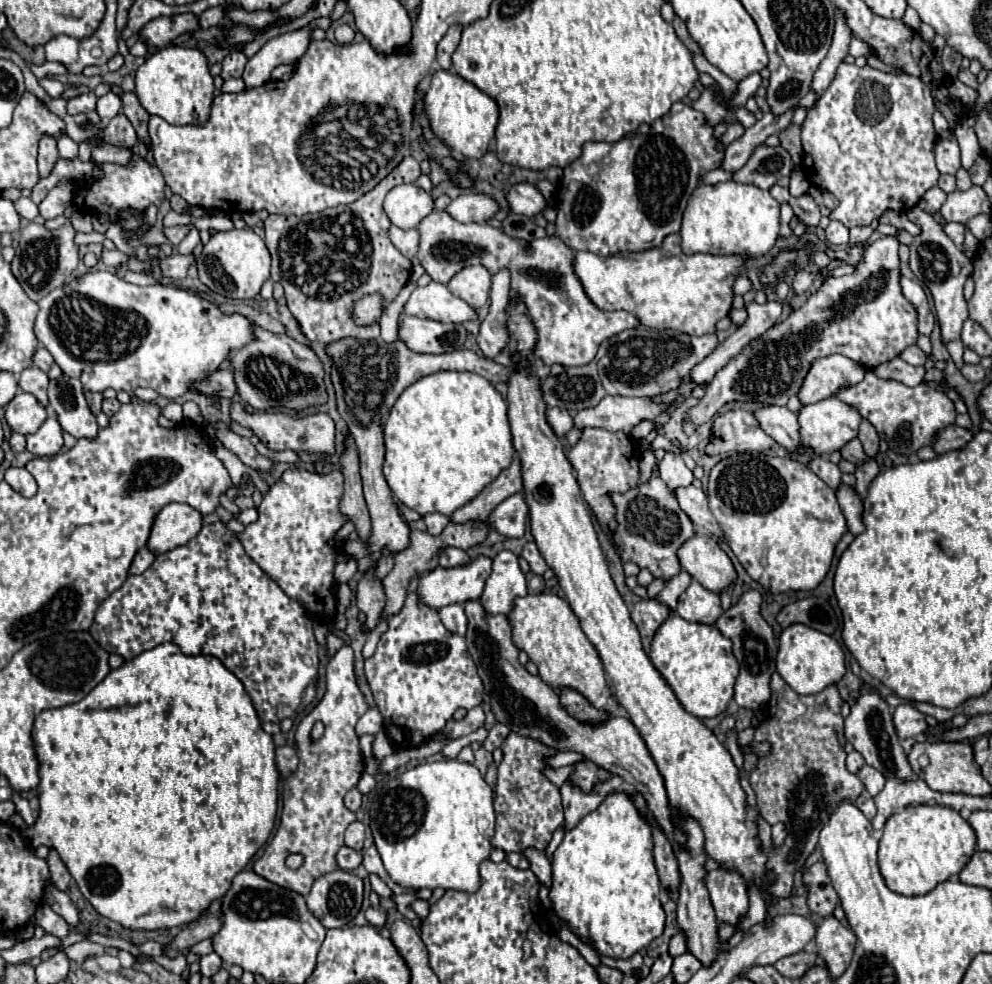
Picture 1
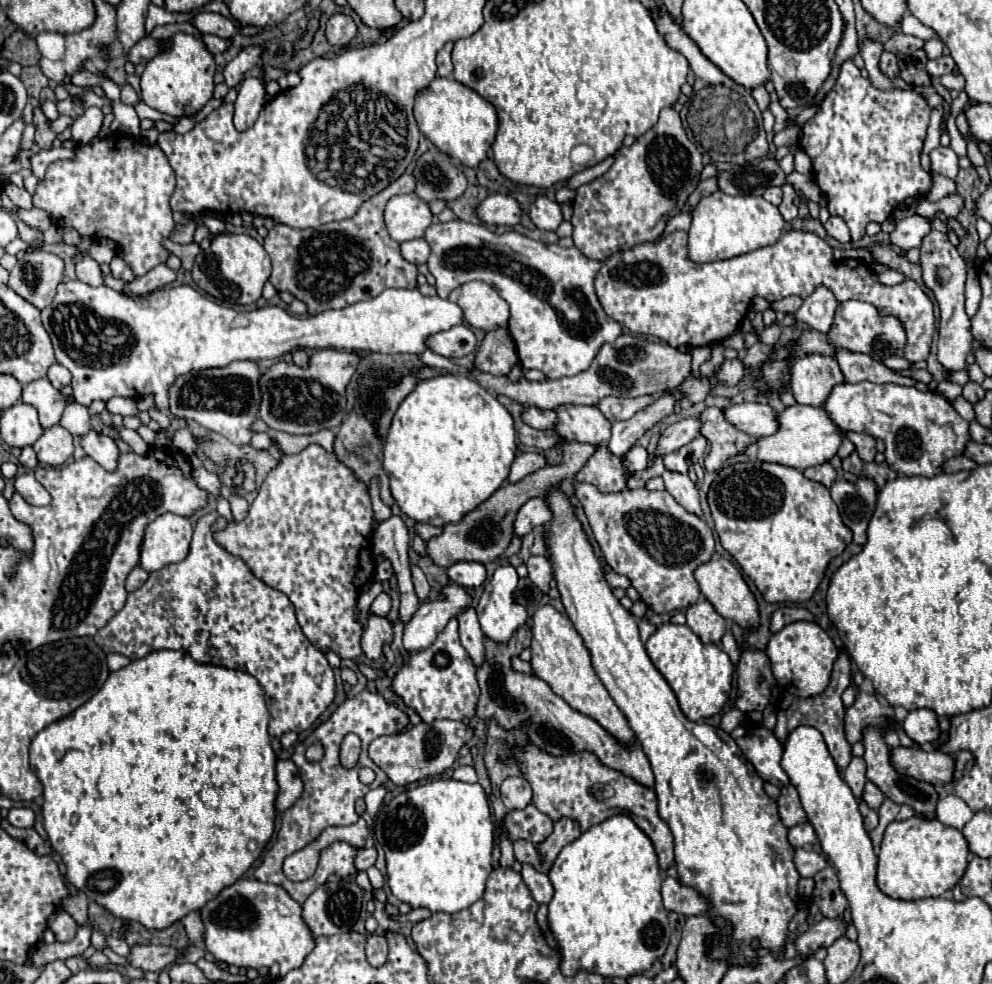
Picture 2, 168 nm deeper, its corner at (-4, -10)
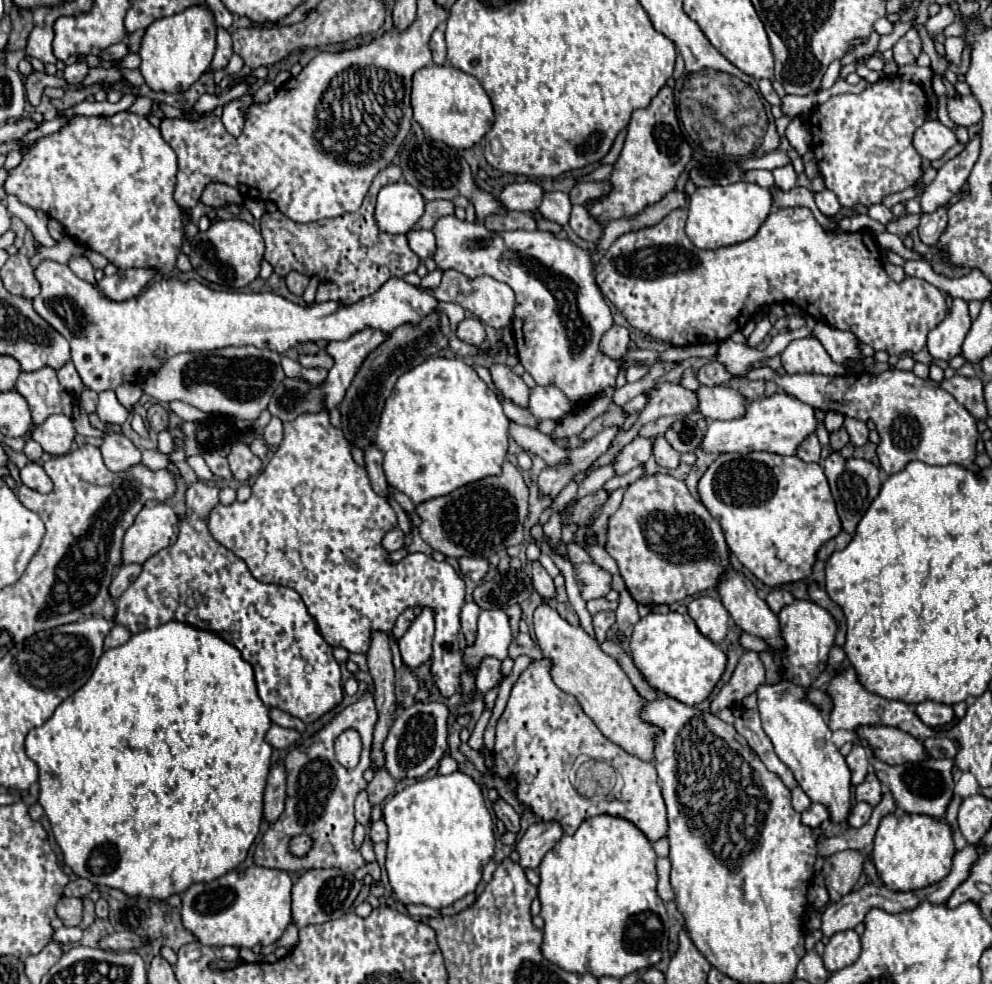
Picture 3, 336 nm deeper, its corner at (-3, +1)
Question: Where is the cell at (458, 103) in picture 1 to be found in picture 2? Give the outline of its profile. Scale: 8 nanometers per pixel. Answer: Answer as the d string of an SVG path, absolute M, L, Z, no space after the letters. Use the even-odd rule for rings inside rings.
M436 77L426 91L418 93L414 103L414 117L420 131L442 153L458 159L466 167L478 167L478 163L488 157L498 131L498 115L492 103L450 77Z

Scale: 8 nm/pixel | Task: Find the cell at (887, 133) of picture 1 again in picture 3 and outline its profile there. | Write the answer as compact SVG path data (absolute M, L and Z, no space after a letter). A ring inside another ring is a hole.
M883 76L861 94L831 96L809 116L809 130L813 136L813 154L817 158L825 186L833 190L841 206L853 212L857 202L871 206L881 204L883 196L901 192L913 186L921 176L921 156L913 148L913 132L927 120L927 94L915 82L899 76Z

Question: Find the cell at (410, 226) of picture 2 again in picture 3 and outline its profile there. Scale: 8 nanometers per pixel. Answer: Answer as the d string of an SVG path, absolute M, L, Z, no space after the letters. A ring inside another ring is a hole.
M405 180L385 184L377 194L375 220L381 232L407 234L421 218L425 200L417 188Z

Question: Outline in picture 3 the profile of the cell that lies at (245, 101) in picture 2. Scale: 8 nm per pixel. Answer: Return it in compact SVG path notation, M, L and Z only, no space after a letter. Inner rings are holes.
M245 94L243 98L233 100L233 102L229 102L229 104L223 108L221 122L223 122L225 130L227 130L231 136L239 136L239 134L241 134L243 122L245 122L245 118L243 118L243 114L241 114L241 108L243 108L245 104L251 104L251 102L253 102L251 98L253 98L253 94Z

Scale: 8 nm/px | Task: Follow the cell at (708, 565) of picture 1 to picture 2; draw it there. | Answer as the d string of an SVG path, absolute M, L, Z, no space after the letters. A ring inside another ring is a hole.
M712 557L710 561L702 563L702 567L698 567L694 571L694 577L700 585L702 595L714 605L714 609L722 615L728 617L732 621L736 621L742 627L750 627L750 625L758 625L758 603L754 599L754 595L750 593L742 573L738 571L738 567L734 563L730 563L724 557Z

